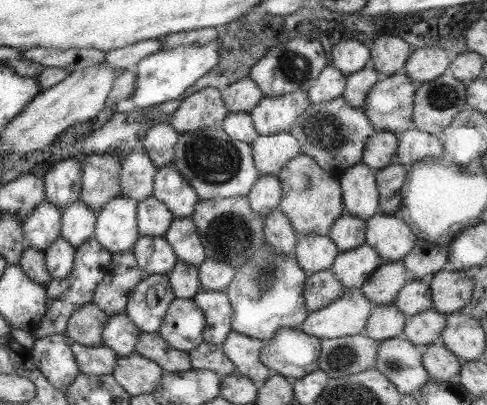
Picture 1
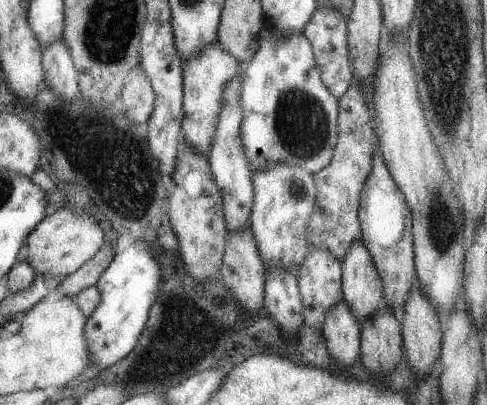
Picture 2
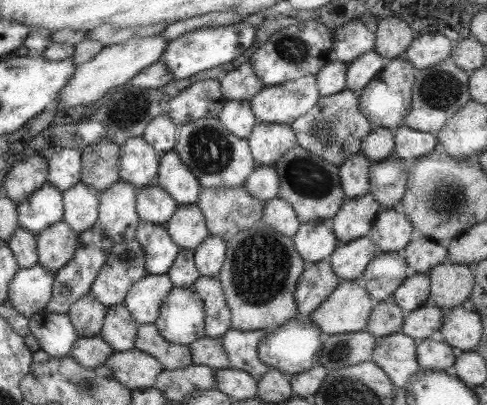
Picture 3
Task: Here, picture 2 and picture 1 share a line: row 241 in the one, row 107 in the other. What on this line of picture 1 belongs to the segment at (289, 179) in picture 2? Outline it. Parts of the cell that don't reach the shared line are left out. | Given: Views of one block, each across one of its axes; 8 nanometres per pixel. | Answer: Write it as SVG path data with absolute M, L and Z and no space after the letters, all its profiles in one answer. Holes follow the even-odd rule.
M295 90L281 96L265 96L251 112L253 128L259 136L271 136L277 132L289 132L293 122L311 106L309 94Z

